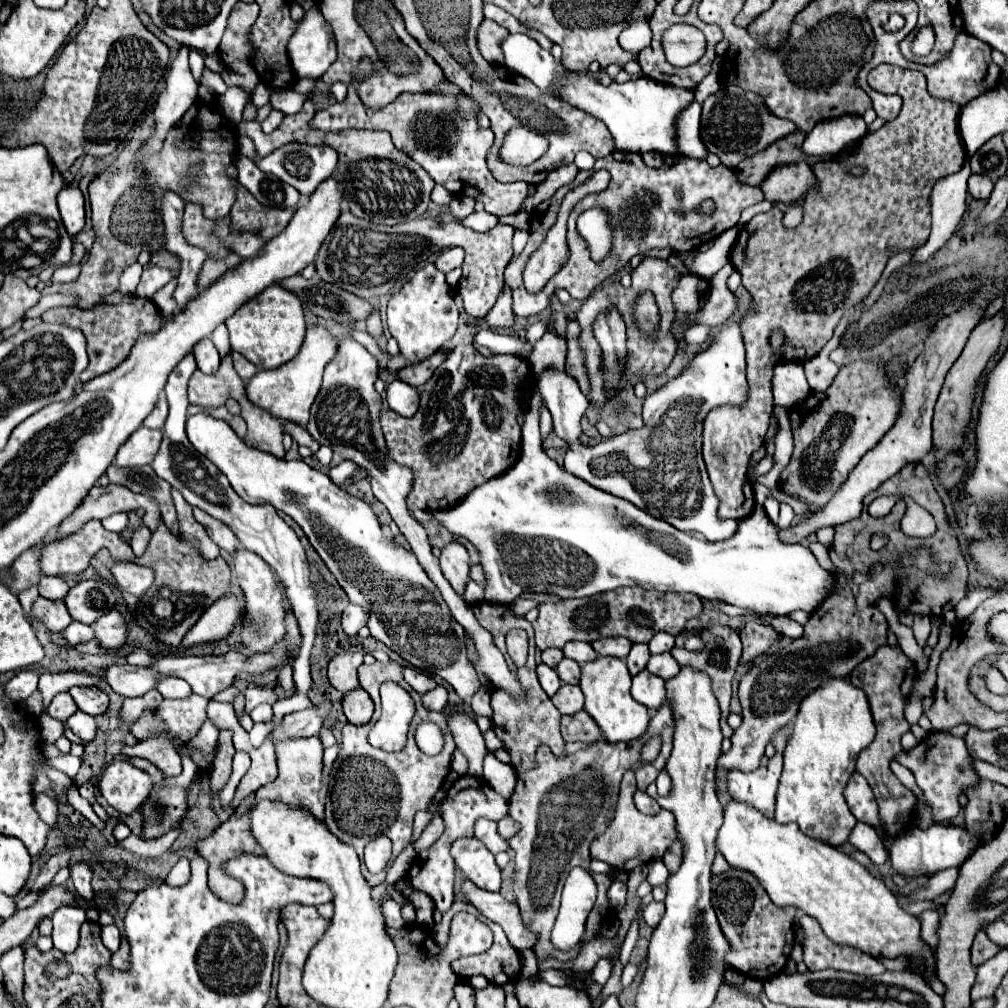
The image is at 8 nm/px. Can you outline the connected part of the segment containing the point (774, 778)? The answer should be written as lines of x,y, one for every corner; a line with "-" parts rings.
790,728
776,730
776,734
772,738
776,754
768,760
766,766
760,766
754,772
728,770
728,774
726,774
730,796
738,802
752,804
766,818
774,818
776,790
778,790
780,774
782,774
782,752
786,748
788,736
790,736

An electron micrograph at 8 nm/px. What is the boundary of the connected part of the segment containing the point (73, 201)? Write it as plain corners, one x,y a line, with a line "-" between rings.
66,186
58,194
58,210
66,226
66,232
70,236
76,236
84,228
84,196
80,188

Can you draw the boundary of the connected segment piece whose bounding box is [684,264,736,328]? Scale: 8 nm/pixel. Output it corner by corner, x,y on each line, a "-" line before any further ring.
726,264
714,278
716,278
716,288
712,288
710,292
710,300
696,312
690,316
688,322
684,322
684,326
692,326
692,324
702,324
702,326
720,326
726,318
732,316
732,312
736,310
736,298
734,294
726,288
726,278
734,272
732,264

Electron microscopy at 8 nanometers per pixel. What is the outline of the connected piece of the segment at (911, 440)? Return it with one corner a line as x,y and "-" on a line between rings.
966,306
960,312
952,312
952,316
944,316
934,328
928,332
924,340
922,352
916,356
916,360
908,366
906,370
906,384
902,388
902,406
896,418
896,424
886,432
886,436
860,460
860,464
852,470
848,480
842,484
842,488
832,496
832,500
820,510
810,514
810,518
802,518
796,526
790,526
786,530
780,530
778,536
780,540
788,544
802,542
808,534
824,528
824,526
834,526
834,524
844,524
848,520
854,520
860,516
862,510
862,498
878,488
884,480
894,476
904,464
908,462
918,462
924,454
930,452
932,448
932,410
936,404
936,398
940,394
940,388
944,384
944,376
950,370
950,366
956,362
960,356
970,332
976,328
976,324
982,320
984,310
978,306

